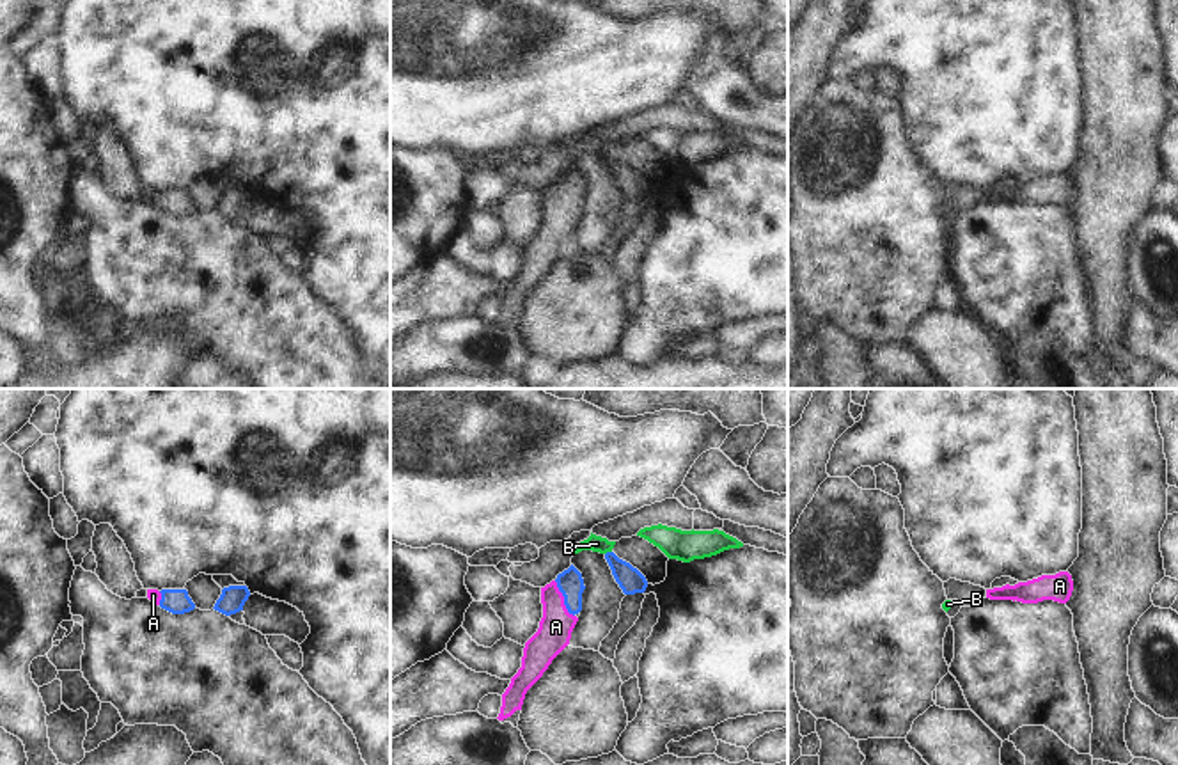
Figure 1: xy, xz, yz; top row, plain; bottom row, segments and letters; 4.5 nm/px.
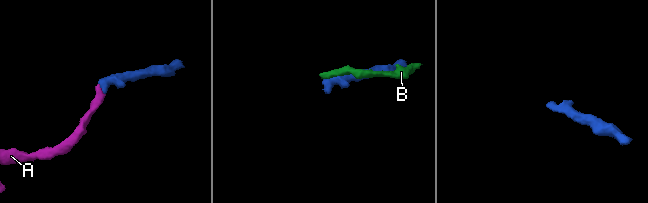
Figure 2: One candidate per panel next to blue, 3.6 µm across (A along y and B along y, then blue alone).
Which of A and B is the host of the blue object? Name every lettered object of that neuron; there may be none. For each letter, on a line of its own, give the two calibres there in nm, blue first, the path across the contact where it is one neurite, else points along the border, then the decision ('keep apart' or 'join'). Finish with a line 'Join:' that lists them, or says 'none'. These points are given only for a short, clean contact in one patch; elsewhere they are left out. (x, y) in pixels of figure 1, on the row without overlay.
A: 120 nm thick on the blue side, 150 nm on the other; runs through xz (570, 185), (565, 201), (556, 229); join
B: 110 nm thick on the blue side, 80 nm on the other; border along xz (611, 153), (605, 157); keep apart
Join: A

